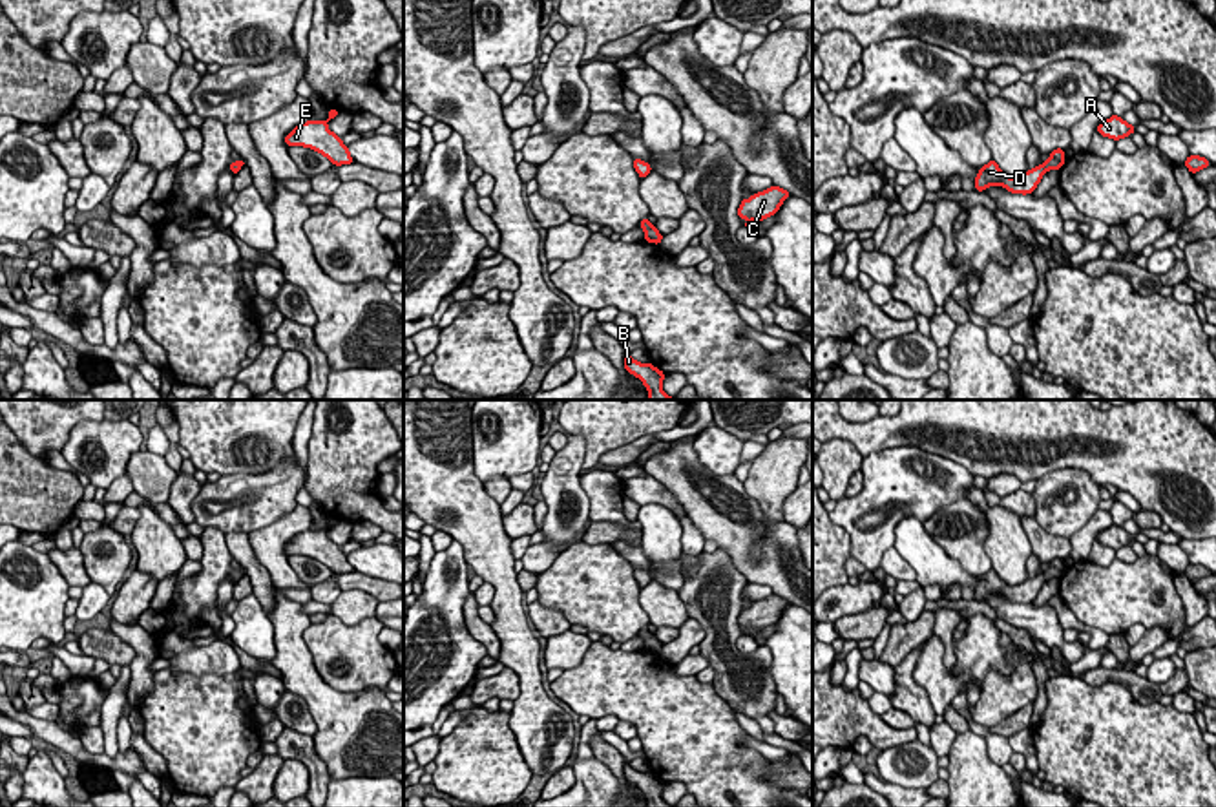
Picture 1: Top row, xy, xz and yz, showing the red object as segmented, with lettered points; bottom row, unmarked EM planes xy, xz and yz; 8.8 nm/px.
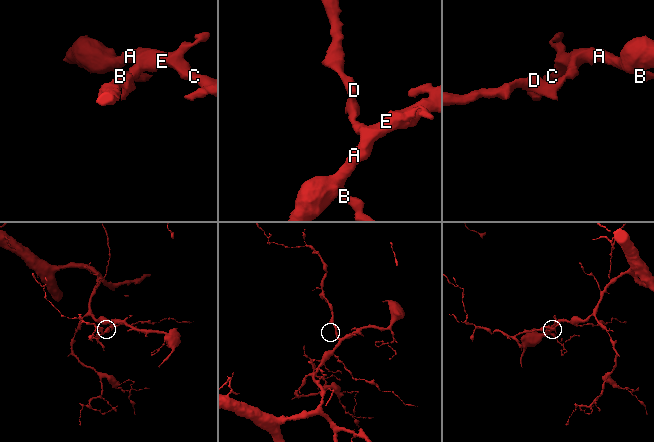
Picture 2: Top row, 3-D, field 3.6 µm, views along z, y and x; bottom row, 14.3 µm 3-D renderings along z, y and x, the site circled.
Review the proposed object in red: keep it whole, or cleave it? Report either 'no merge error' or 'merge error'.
no merge error

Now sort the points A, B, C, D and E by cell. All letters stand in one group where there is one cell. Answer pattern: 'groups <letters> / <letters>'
groups A B C D E

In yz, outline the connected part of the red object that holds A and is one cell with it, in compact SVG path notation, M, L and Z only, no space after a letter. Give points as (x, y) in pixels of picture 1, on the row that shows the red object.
M1112 115L1110 119L1106 119L1105 122L1101 122L1095 131L1099 131L1103 137L1119 141L1123 137L1128 137L1130 133L1136 131L1136 126L1130 126L1128 122L1125 122L1121 117Z

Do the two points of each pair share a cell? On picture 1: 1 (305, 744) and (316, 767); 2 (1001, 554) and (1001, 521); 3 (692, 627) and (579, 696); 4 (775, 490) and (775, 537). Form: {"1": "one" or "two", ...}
{"1": "one", "2": "one", "3": "two", "4": "two"}

